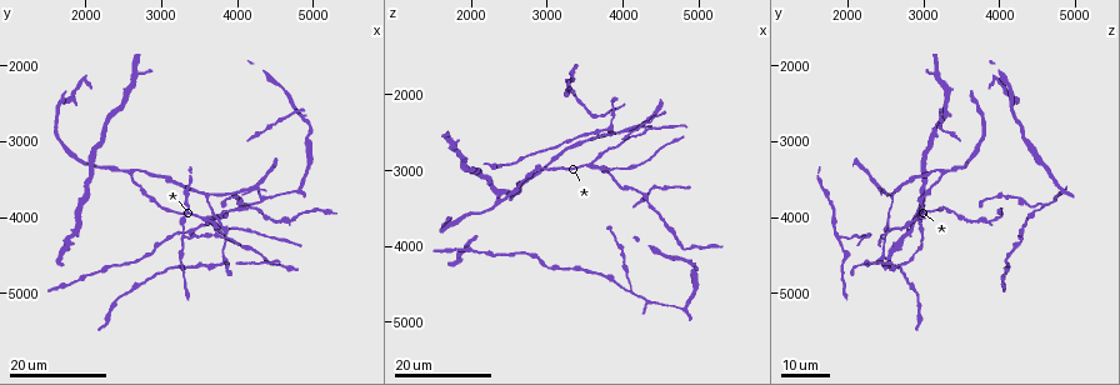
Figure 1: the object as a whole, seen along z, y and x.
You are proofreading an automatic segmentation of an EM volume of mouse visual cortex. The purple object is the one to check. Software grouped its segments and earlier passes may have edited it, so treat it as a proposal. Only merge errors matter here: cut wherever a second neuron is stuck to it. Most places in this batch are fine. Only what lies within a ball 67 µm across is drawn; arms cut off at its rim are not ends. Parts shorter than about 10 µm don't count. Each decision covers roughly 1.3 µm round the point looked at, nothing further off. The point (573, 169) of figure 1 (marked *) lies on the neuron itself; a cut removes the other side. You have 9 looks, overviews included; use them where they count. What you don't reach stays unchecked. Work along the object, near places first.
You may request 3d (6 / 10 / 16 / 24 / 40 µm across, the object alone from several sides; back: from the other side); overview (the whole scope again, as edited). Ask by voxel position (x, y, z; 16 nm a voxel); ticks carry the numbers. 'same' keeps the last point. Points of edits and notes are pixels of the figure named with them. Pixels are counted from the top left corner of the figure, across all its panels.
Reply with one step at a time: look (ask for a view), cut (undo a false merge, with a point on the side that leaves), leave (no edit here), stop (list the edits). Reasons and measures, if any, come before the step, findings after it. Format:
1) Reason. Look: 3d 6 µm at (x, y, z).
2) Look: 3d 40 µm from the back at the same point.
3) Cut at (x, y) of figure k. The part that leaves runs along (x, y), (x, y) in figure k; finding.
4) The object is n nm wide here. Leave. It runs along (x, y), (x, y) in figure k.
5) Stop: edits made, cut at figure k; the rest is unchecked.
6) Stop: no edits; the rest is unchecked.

Look: 3d 24 µm at (4000, 3900, 3250).

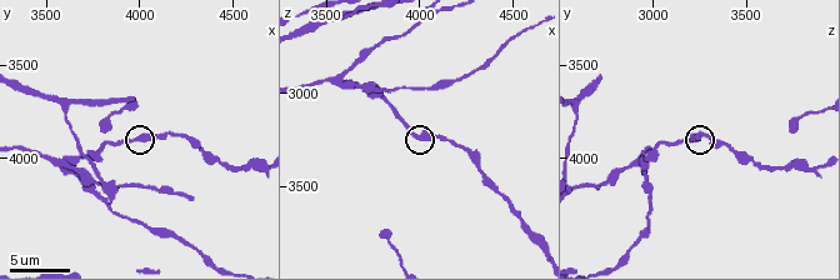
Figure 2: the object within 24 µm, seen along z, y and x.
Look: 3d 6 µm at (4020, 3900, 3240).

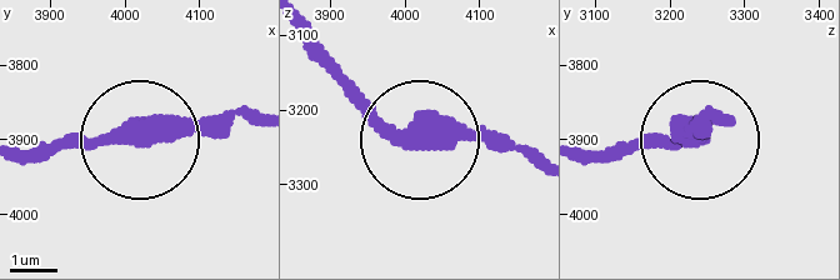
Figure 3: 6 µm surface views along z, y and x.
The object is 390 nm wide here. Leave. One neuron here.

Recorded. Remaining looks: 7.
Two arms at a narrow angle. Look: 3d 6 µm at (3640, 4040, 2960).

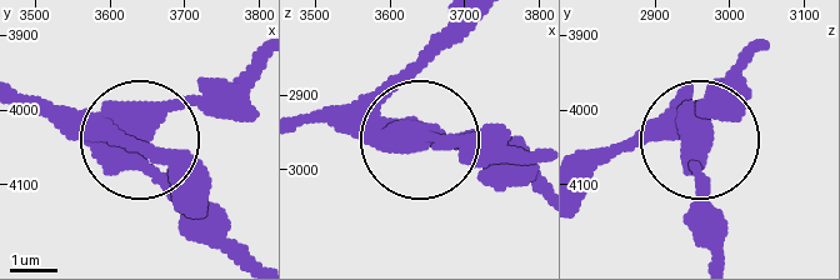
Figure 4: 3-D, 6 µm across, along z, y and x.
Leave. It runs along (303, 125), (503, 134) in figure 4; continuous, no second neuron.

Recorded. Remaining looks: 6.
A fork. Look: 3d 24 µm at (4100, 3850, 4550).

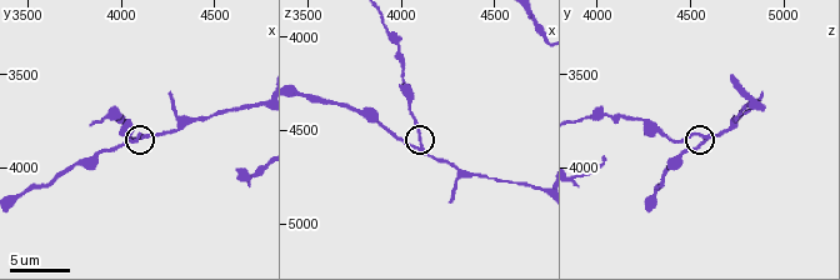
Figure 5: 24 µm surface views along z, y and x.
Look: 3d 10 µm at (4120, 3840, 4600).

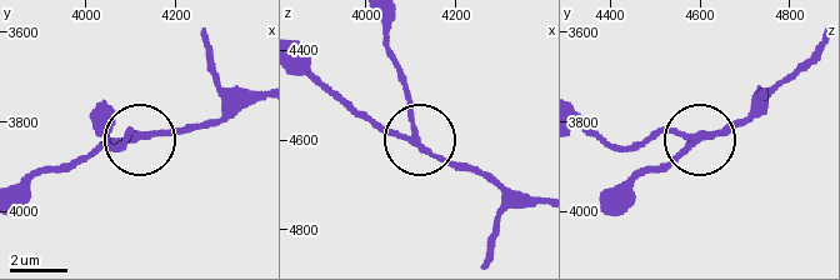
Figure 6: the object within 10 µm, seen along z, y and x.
The object is 210 nm wide here. Leave. All the same neuron.

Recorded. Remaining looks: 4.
Three-way junction. Look: 3d 16 µm at (2600, 3400, 3250).

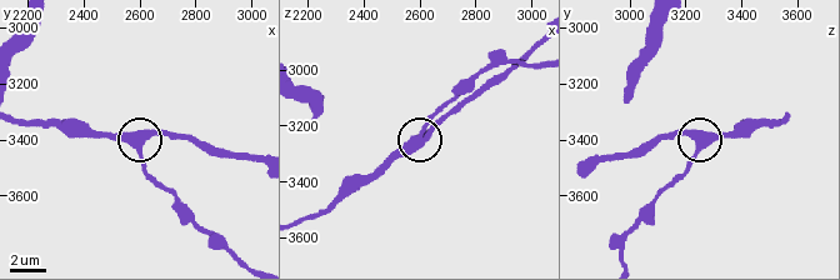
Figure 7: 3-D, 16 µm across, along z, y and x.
Look: 3d 10 µm at (2610, 3390, 3250).

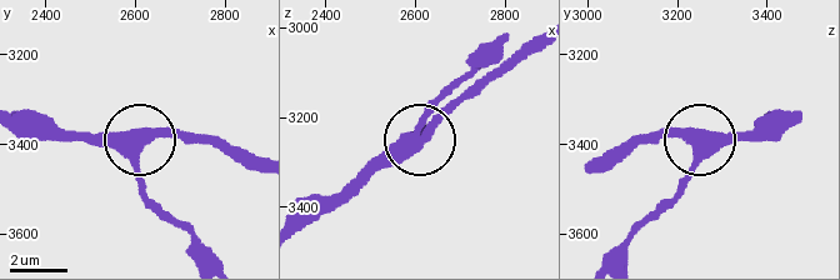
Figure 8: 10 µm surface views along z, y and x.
The object is 390 nm wide here. Leave. It runs along (209, 256), (146, 191), (134, 144), (81, 141) in figure 8; one neuron here.

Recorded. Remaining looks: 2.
Stop: no edits; the rest is unchecked.

